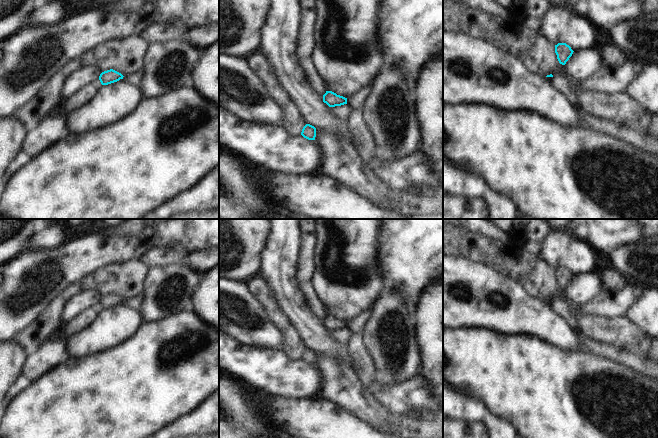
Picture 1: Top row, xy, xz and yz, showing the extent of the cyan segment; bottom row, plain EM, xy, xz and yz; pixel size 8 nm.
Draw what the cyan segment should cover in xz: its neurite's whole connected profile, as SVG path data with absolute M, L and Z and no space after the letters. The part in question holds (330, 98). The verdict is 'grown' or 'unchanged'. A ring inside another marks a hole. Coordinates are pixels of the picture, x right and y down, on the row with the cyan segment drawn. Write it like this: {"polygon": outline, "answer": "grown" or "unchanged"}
{"polygon": "M326 91L326 93L323 95L323 102L329 107L335 107L347 104L347 98L337 95L332 91Z", "answer": "unchanged"}

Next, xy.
{"polygon": "M113 69L104 71L100 74L99 80L102 85L108 85L123 79L123 75Z", "answer": "unchanged"}

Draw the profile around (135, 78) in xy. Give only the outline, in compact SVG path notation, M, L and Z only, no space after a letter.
M141 68L134 73L130 73L129 75L124 76L123 79L126 83L133 85L135 87L139 87L141 80L143 78L143 74L144 69Z

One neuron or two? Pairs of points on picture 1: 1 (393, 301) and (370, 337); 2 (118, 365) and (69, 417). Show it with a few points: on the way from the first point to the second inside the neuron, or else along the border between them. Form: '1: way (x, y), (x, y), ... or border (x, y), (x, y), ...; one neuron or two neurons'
1: way (388, 310), (377, 324), (377, 328); one neuron
2: way (110, 379), (83, 406); one neuron

